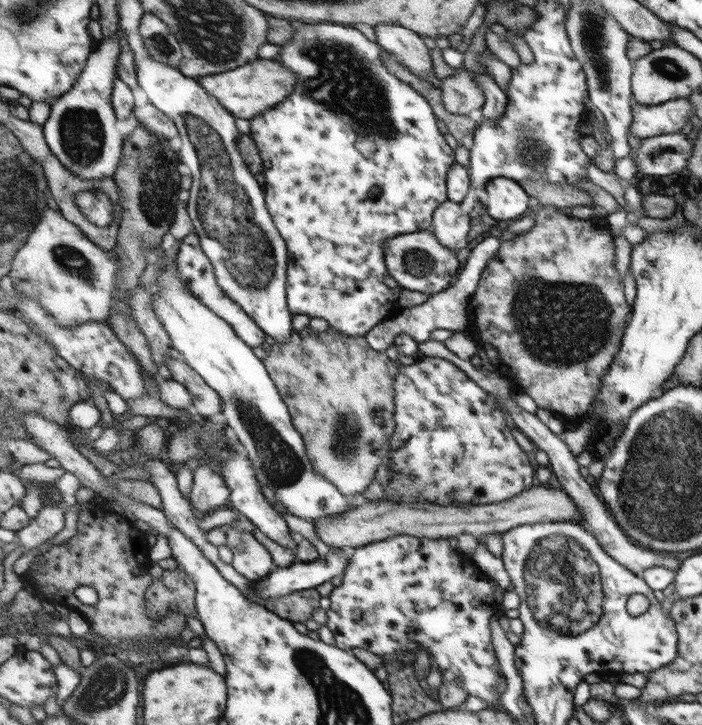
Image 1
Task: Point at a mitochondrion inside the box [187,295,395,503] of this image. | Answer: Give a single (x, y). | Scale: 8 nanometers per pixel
(280, 465)

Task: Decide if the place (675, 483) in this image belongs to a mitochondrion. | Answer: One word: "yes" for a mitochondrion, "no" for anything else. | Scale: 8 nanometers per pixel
yes

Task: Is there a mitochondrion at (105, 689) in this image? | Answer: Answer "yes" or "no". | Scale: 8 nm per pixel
yes

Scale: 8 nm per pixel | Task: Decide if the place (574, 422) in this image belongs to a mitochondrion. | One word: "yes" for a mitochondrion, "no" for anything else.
no

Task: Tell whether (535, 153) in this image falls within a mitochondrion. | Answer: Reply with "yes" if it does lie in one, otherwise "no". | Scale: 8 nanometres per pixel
yes

